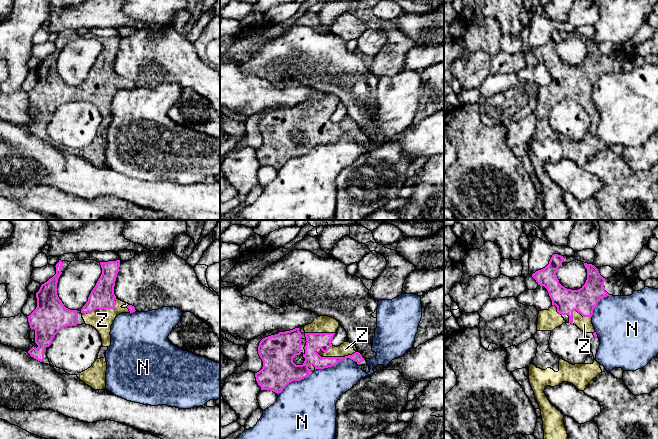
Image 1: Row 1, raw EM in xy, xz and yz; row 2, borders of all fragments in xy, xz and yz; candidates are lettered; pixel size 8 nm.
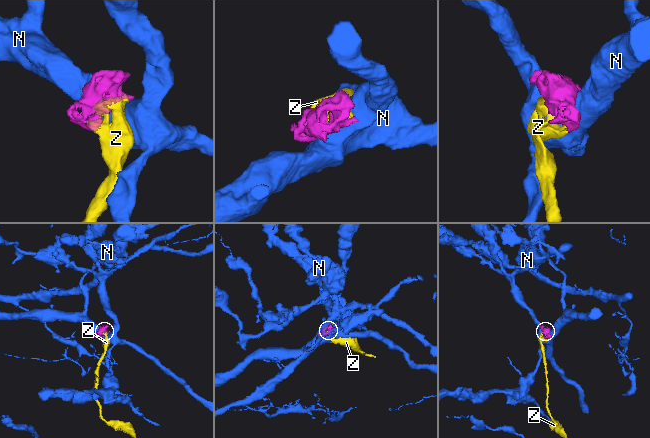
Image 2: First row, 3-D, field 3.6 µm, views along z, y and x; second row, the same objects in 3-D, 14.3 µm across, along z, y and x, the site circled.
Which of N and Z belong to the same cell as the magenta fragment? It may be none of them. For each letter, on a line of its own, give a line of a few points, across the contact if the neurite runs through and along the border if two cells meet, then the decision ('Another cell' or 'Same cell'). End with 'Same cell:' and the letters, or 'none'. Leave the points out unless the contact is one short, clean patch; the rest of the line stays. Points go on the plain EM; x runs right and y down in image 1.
N: Another cell
Z: Same cell
Same cell: Z

